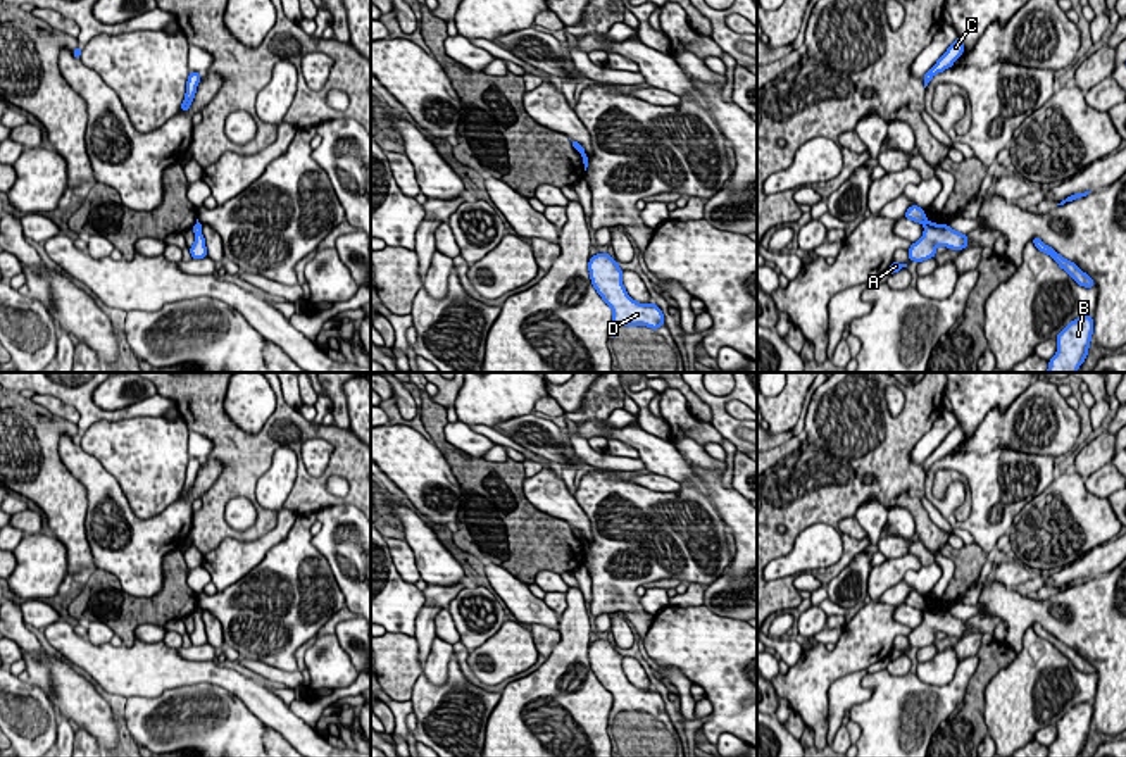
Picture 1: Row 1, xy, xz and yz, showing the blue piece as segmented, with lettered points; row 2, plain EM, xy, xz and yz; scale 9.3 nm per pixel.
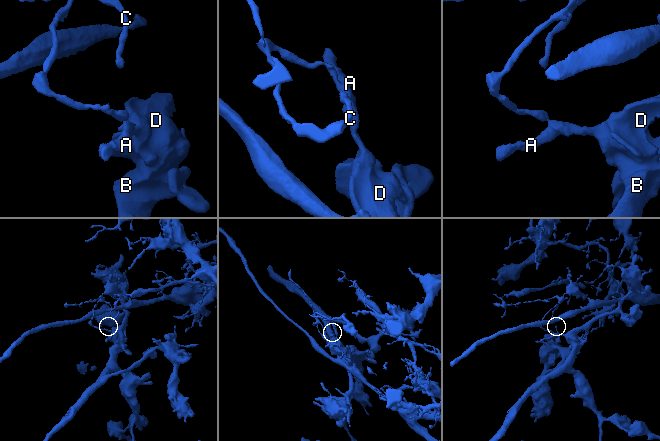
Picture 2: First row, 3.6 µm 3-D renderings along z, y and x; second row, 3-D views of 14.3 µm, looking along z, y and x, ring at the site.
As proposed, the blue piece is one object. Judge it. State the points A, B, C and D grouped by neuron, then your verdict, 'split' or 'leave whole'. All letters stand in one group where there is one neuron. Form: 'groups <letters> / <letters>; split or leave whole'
groups A B D / C; split

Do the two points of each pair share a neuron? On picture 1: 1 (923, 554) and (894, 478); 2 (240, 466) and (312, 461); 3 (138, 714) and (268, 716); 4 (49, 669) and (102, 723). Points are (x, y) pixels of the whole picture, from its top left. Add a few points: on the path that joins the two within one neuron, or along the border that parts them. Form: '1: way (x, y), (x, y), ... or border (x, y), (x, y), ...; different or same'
1: border (919, 540), (933, 556); different
2: border (311, 437), (331, 447), (318, 478); different
3: border (225, 688), (264, 725); different
4: way (62, 683), (88, 709); same

